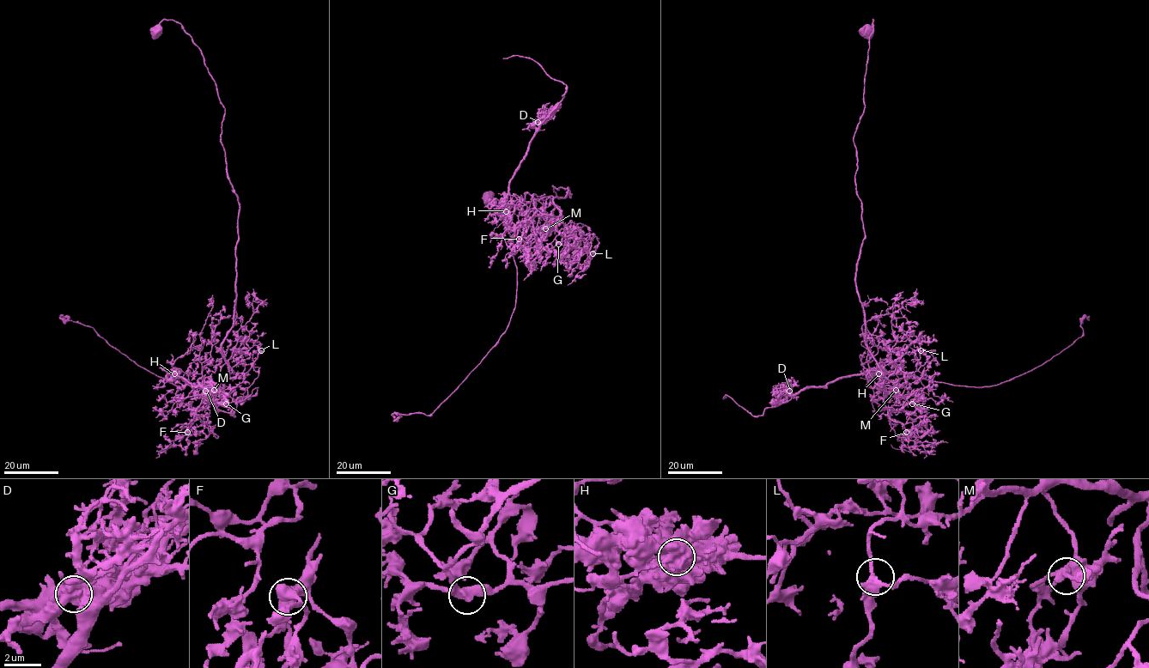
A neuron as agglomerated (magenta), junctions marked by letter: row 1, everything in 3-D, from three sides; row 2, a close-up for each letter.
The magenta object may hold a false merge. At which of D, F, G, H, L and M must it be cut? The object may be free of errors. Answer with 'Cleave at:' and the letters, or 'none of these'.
Cleave at: H

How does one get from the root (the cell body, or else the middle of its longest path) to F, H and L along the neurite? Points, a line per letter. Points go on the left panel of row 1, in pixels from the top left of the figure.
F: (157, 32), (174, 20), (201, 51), (239, 203), (228, 374), (187, 432)
H: (157, 32), (174, 20), (201, 51), (239, 203), (228, 374), (194, 388), (174, 374)
L: (157, 32), (181, 25), (225, 108), (239, 203), (227, 394), (261, 350)

